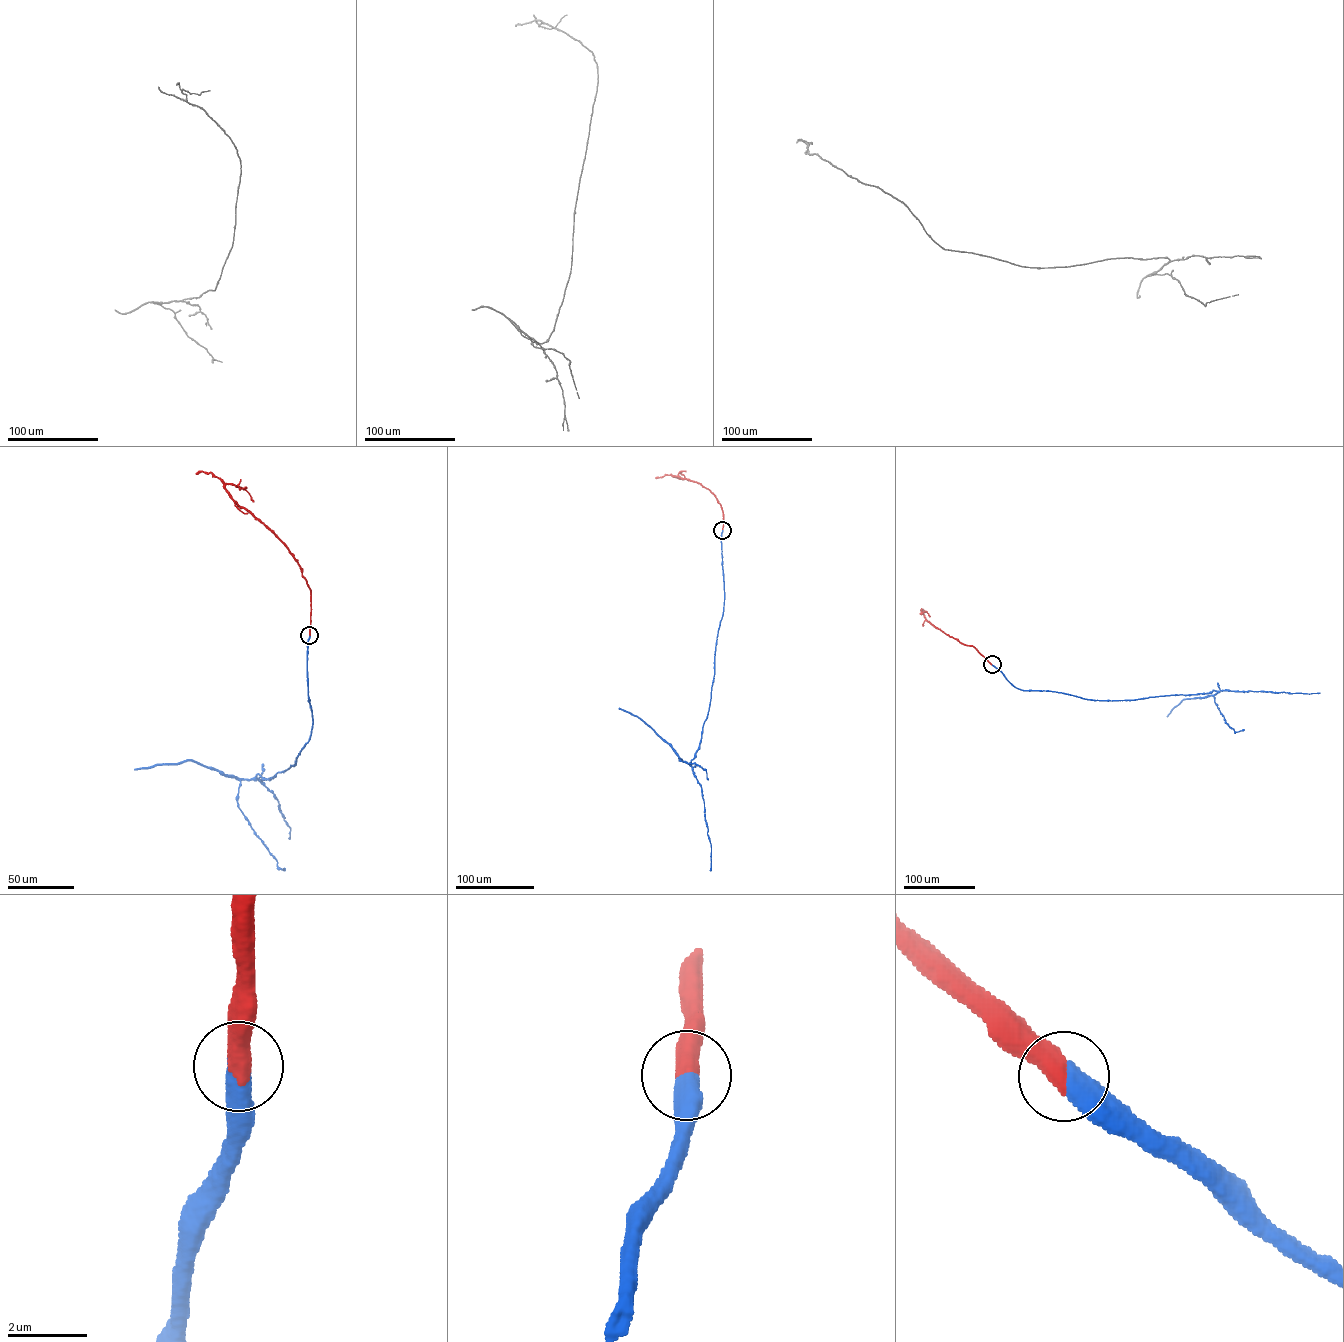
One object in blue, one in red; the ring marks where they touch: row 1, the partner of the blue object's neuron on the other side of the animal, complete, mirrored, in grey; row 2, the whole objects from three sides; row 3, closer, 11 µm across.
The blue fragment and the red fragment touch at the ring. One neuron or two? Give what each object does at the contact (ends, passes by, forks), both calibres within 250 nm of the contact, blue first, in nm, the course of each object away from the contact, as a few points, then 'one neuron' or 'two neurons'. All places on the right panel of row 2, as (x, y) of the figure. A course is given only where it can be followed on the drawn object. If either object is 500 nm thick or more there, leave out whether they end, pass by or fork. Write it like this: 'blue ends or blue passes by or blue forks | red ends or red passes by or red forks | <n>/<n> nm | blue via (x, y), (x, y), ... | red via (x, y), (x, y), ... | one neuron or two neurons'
600/550 nm | blue via (992, 664), (1018, 688), (1054, 691), (1096, 700), (1218, 692) | red via (992, 664), (972, 646), (965, 645), (935, 627), (925, 618), (923, 613), (927, 611), (921, 613), (921, 608) | one neuron

